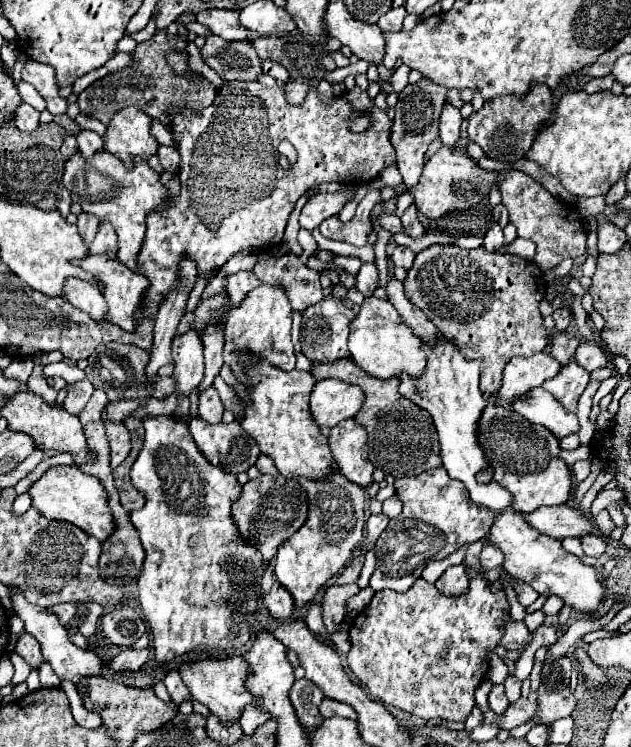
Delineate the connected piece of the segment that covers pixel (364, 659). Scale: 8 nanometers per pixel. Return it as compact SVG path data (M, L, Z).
M481 572L471 578L469 590L461 596L439 594L435 584L419 578L407 592L375 592L367 608L349 628L351 650L347 654L347 664L373 700L395 706L423 720L445 718L463 722L475 704L473 694L477 686L489 672L489 654L501 644L501 628L505 628L507 618L509 602L505 590L491 592L491 582Z

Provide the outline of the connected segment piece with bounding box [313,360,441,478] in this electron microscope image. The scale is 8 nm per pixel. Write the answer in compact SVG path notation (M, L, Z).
M335 360L335 364L313 364L313 376L317 380L337 378L365 388L365 404L355 420L367 430L369 460L375 468L383 470L383 474L391 474L395 478L417 476L425 470L441 466L437 430L433 428L433 420L429 412L399 394L399 378L379 380L375 376L369 376L367 372L361 372L361 368L353 364L353 360Z

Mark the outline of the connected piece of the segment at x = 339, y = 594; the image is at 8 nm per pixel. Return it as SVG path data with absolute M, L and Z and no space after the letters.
M357 584L327 588L323 596L323 622L329 634L333 634L341 624L341 620L345 618L345 600L355 596L357 592L359 592Z

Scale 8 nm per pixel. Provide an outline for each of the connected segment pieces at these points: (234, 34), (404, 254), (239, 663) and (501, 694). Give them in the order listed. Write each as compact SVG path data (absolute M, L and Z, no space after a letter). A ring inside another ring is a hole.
M203 10L195 14L197 22L205 24L215 36L227 42L247 40L249 32L239 24L239 10Z
M397 246L395 252L393 252L393 256L391 256L391 262L393 262L395 266L405 268L405 270L411 268L413 260L415 260L415 254L413 254L409 248L405 248L405 246Z
M241 656L227 658L227 660L201 660L201 662L193 662L193 664L183 664L179 668L179 674L181 674L185 686L189 688L191 696L197 702L205 704L209 708L209 712L215 714L223 724L239 722L243 708L257 704L257 700L253 700L253 694L245 688L245 680L247 680L249 672L251 672L251 668L249 668L247 660Z
M495 684L491 688L491 694L489 694L489 708L495 712L495 714L501 714L505 712L505 708L509 706L509 700L505 696L505 690L503 690L503 684Z

